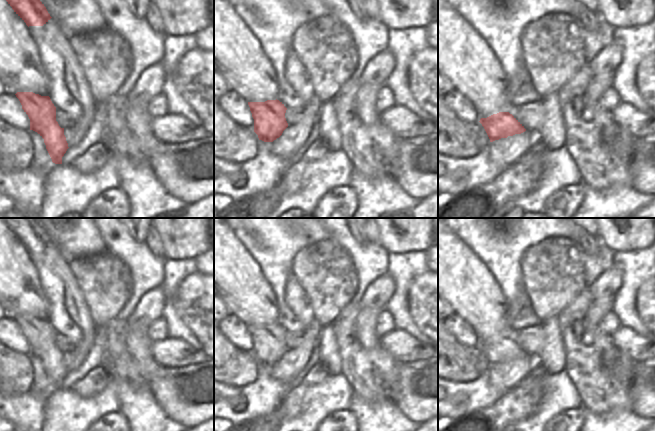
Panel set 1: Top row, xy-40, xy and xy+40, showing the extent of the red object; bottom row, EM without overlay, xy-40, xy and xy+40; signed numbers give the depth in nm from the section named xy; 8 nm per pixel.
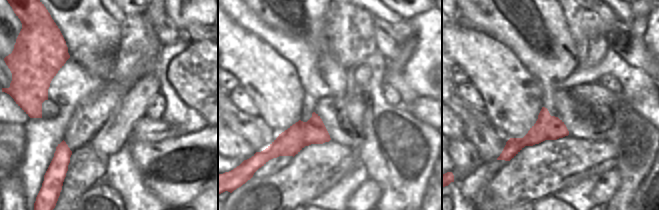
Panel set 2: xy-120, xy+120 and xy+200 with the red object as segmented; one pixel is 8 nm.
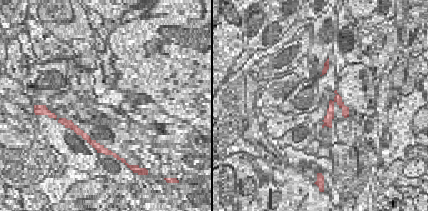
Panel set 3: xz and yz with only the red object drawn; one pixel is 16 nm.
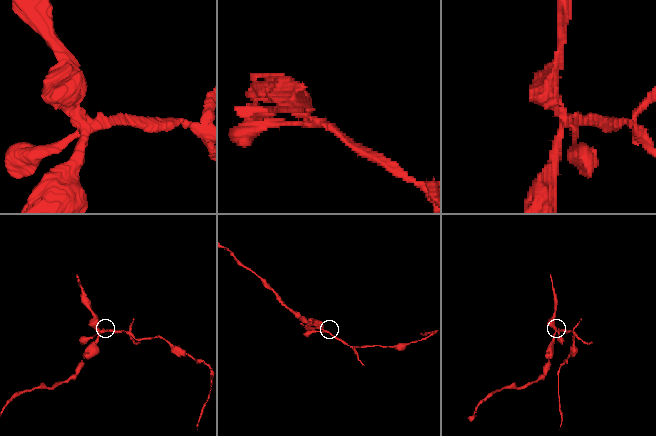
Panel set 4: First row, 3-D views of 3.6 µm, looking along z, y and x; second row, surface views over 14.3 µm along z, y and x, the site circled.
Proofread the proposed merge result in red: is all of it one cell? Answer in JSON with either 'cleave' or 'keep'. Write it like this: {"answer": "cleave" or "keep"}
{"answer": "cleave"}

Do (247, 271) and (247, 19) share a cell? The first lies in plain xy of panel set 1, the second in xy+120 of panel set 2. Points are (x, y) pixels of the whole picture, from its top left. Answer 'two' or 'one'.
two

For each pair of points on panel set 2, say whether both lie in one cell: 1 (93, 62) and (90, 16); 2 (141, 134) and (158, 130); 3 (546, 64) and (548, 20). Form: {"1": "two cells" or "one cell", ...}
{"1": "one cell", "2": "one cell", "3": "one cell"}

